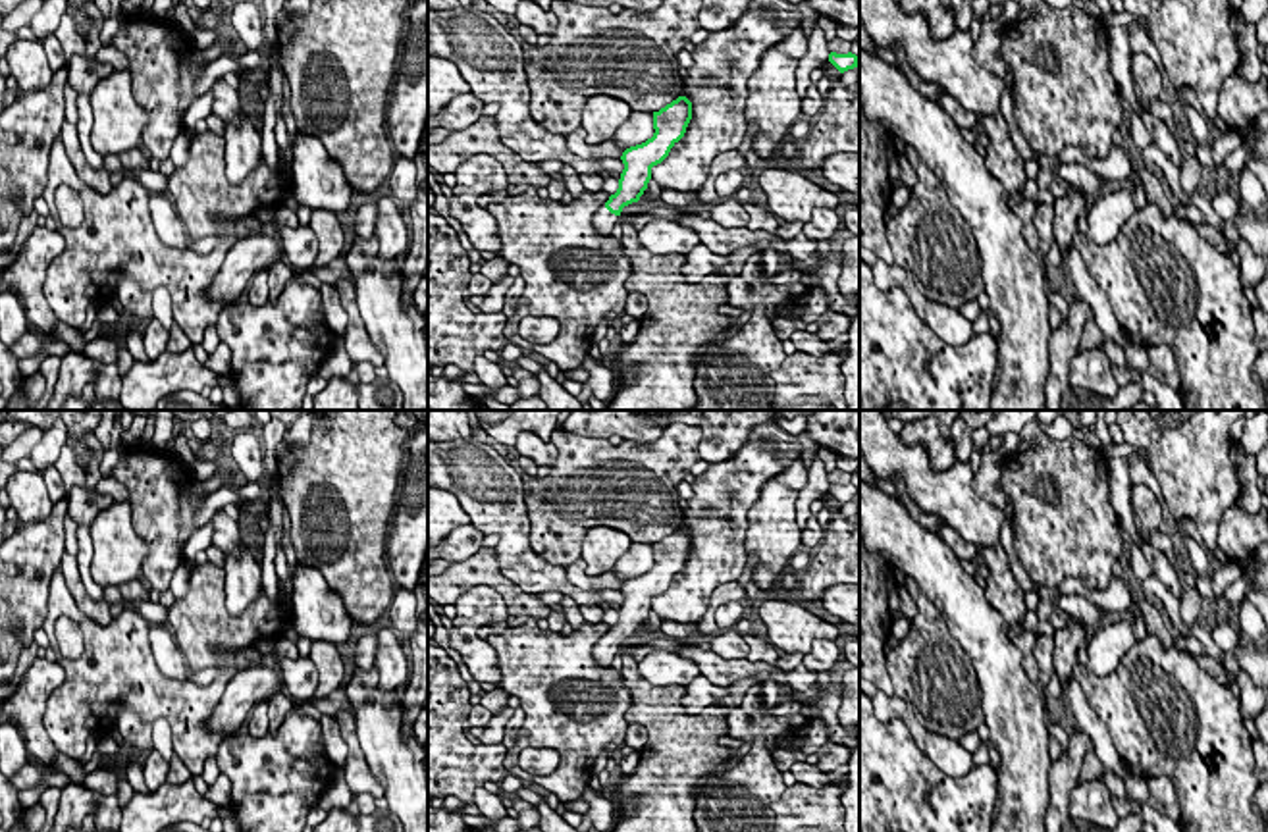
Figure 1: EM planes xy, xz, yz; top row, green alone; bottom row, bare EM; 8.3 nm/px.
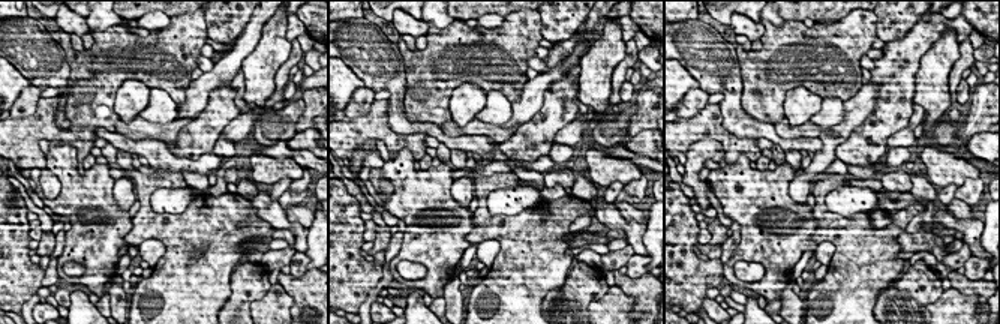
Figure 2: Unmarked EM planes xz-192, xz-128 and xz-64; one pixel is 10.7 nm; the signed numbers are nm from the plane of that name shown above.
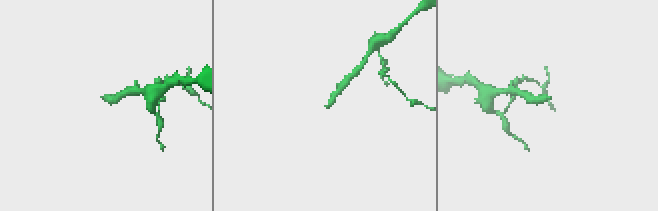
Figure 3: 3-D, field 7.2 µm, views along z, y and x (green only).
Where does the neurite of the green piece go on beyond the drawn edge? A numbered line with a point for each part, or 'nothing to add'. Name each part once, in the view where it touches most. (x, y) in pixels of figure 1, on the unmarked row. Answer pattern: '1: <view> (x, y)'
1: xz (604, 655)

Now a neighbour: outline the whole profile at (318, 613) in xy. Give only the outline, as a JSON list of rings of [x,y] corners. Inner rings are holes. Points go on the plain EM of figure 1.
[[[295,564],[291,607],[299,636],[333,645],[351,639],[353,620],[343,599],[330,589],[320,570]]]

